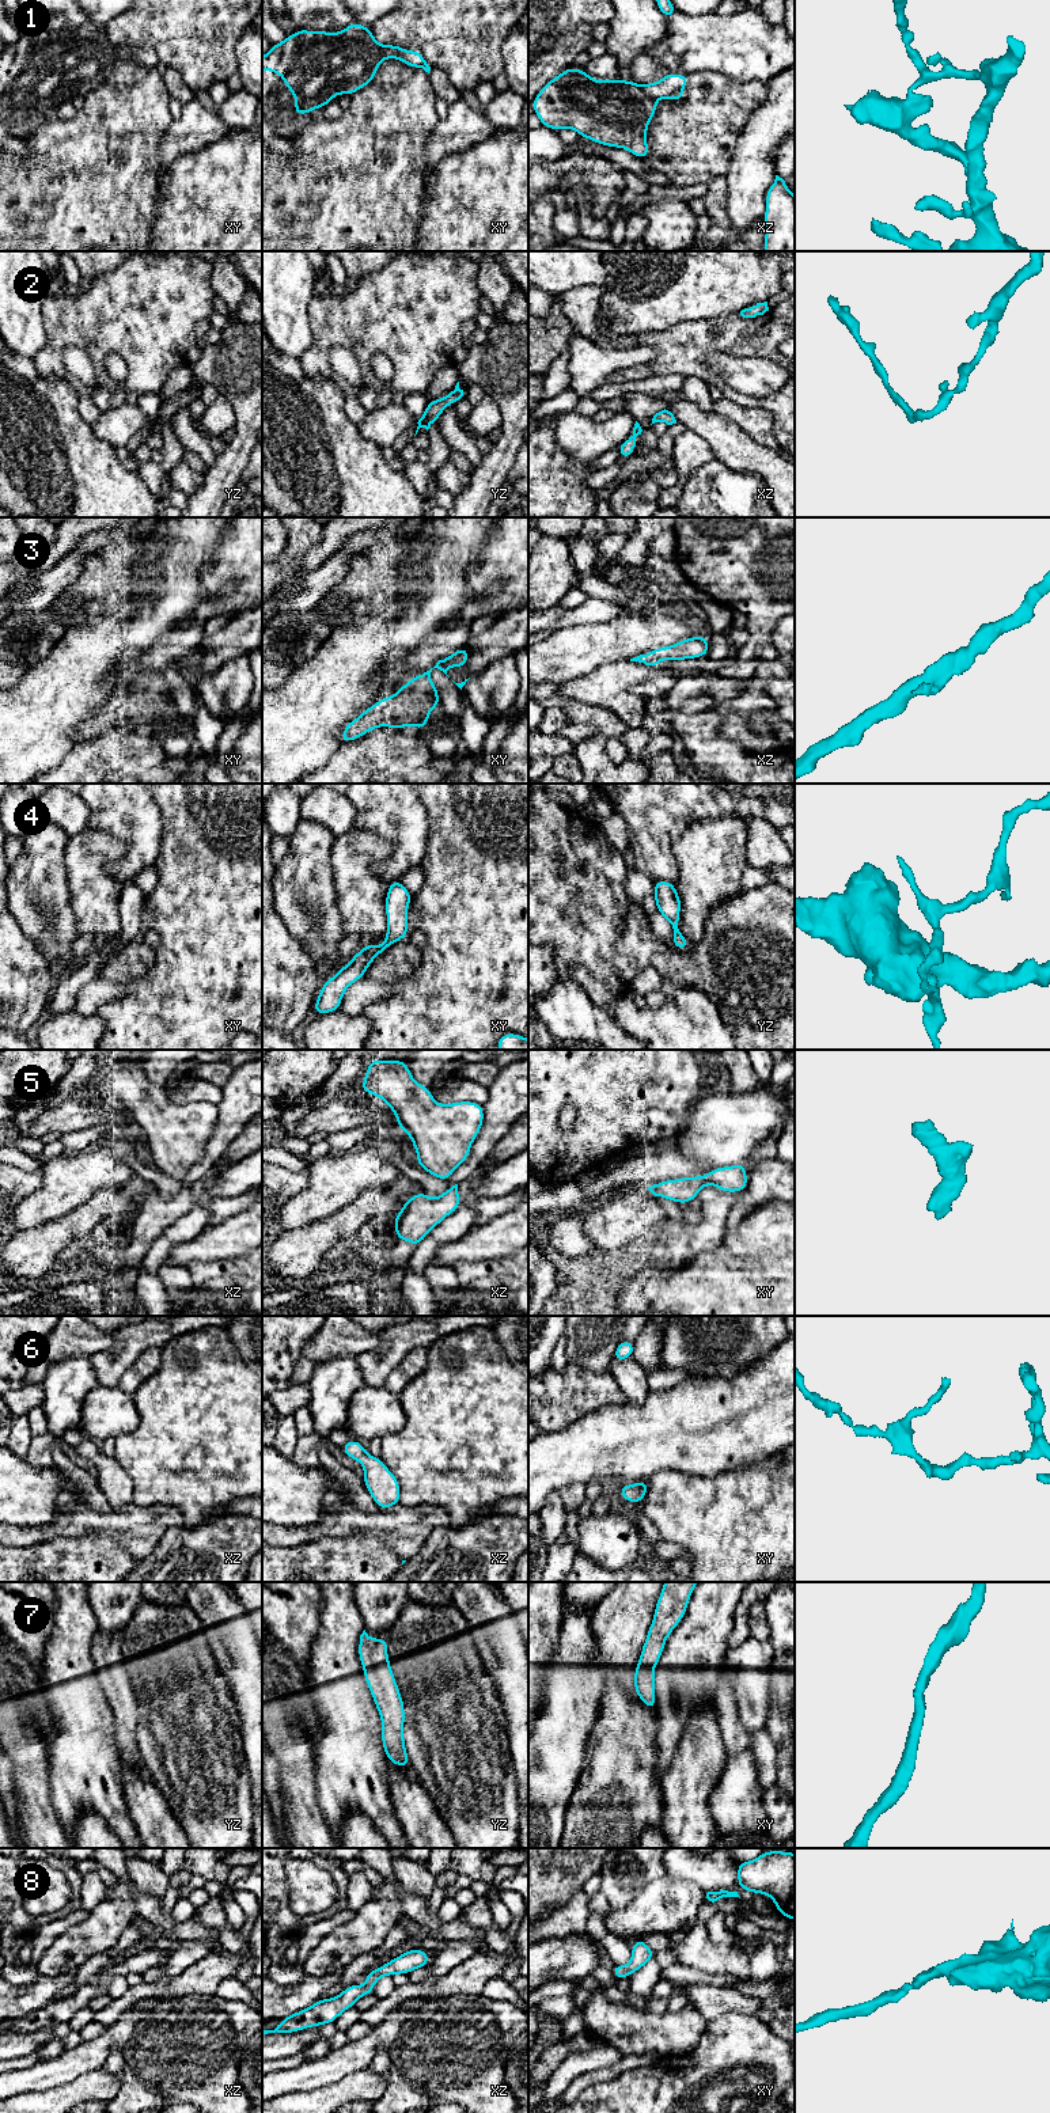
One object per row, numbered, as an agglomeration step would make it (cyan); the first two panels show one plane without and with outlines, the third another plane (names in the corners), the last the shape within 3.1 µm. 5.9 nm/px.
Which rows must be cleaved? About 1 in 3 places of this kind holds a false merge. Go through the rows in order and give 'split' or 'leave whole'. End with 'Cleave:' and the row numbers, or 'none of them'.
1: split
2: leave whole
3: leave whole
4: leave whole
5: leave whole
6: leave whole
7: leave whole
8: leave whole
Cleave: 1

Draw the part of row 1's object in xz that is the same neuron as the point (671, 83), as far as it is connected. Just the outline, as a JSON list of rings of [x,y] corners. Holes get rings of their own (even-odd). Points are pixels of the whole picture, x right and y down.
[[[670,71],[660,81],[641,86],[645,95],[653,99],[670,98],[672,94],[683,90],[687,86],[689,75],[676,76]]]

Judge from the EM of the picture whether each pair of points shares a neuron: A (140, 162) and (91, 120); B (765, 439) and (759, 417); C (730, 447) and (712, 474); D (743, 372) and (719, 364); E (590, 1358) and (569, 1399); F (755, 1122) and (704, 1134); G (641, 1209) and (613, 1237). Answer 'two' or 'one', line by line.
A: one
B: one
C: two
D: one
E: two
F: one
G: one

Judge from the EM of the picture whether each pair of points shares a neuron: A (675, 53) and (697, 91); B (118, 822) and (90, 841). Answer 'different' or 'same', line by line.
A: different
B: different

